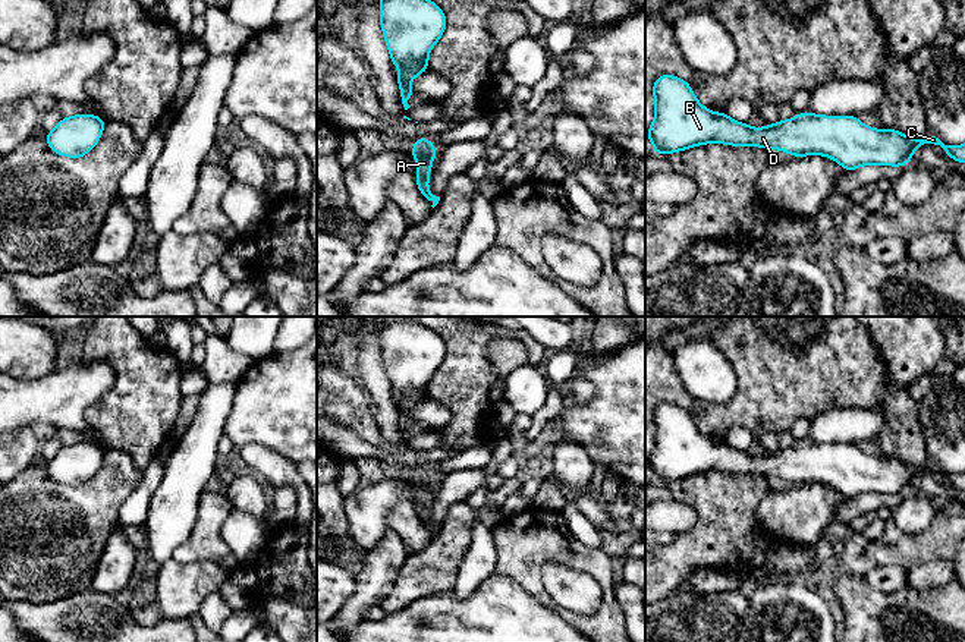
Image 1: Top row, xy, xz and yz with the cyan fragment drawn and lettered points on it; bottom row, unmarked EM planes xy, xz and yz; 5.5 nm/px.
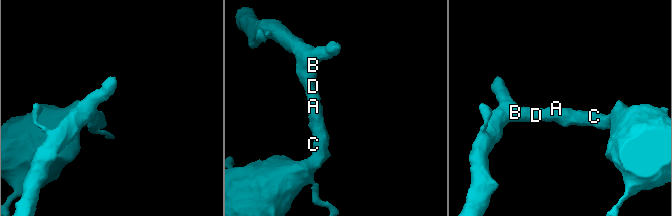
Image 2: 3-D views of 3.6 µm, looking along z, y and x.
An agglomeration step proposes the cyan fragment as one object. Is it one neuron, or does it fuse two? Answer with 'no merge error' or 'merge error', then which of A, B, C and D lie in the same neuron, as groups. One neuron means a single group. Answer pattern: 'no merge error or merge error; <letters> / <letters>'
no merge error; A B C D

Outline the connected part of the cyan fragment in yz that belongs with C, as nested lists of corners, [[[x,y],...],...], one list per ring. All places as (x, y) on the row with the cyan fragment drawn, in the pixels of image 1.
[[[675,75],[658,76],[651,94],[656,98],[656,113],[647,139],[654,145],[651,151],[661,155],[710,142],[755,145],[776,148],[793,157],[826,155],[851,171],[864,164],[902,167],[912,163],[914,150],[934,144],[955,161],[965,163],[965,144],[944,145],[933,132],[920,141],[896,129],[873,129],[856,116],[818,116],[805,111],[790,120],[755,129],[726,113],[713,113],[702,107],[688,81]]]

